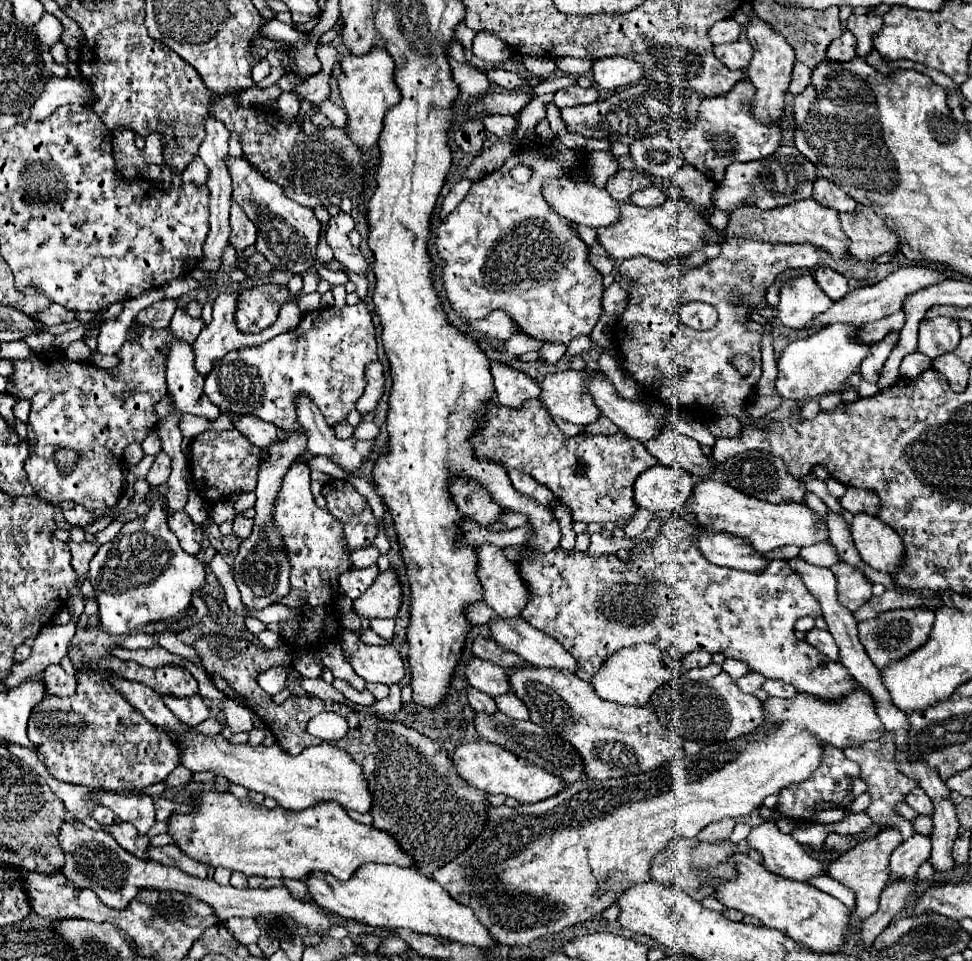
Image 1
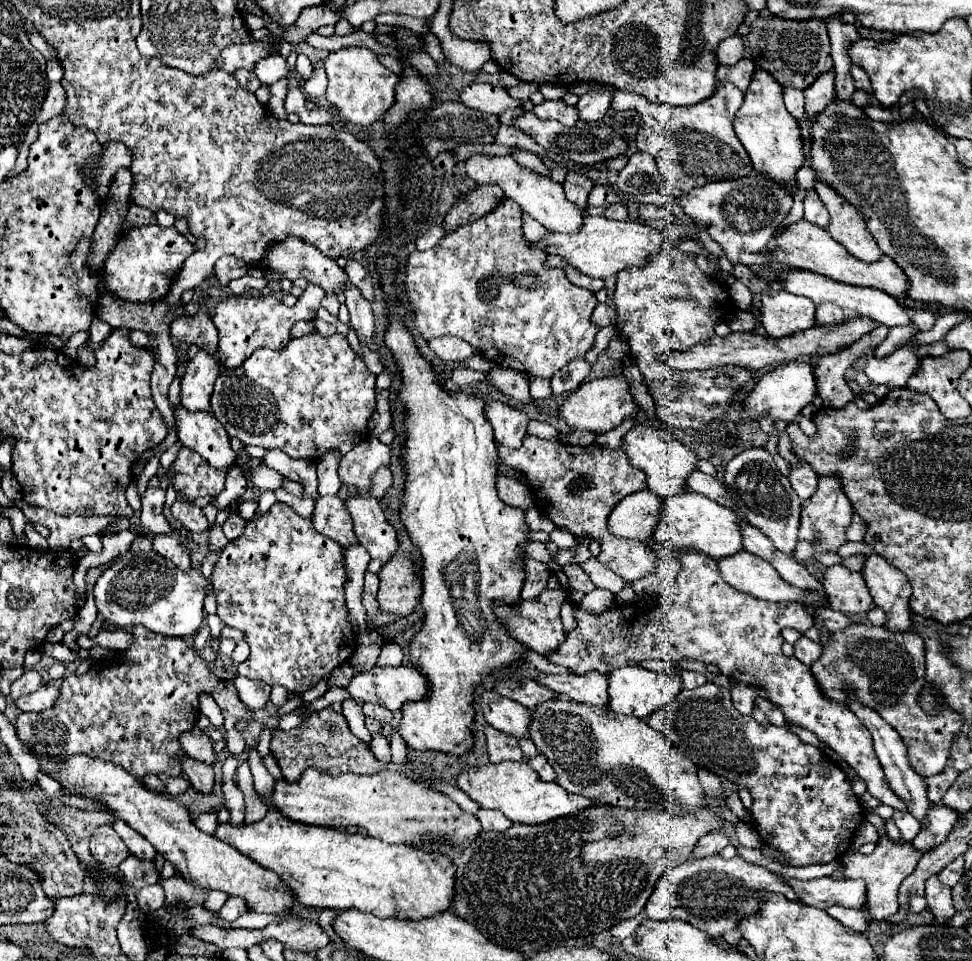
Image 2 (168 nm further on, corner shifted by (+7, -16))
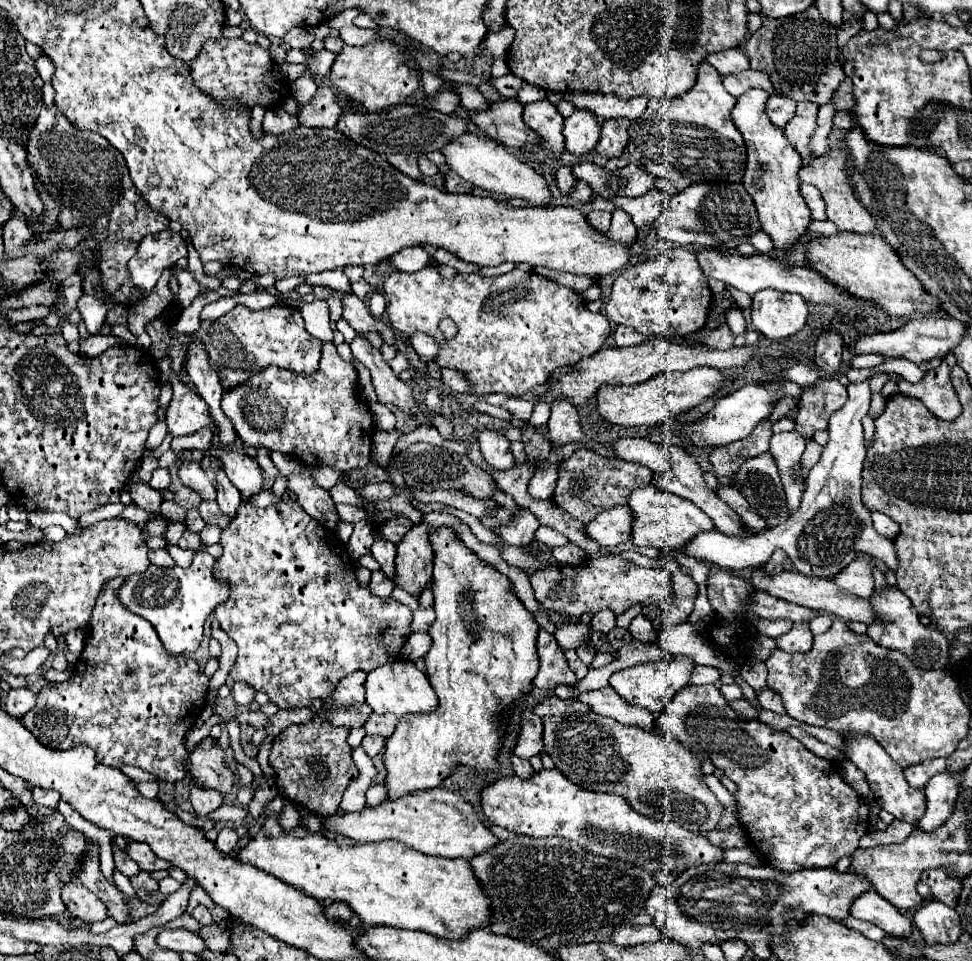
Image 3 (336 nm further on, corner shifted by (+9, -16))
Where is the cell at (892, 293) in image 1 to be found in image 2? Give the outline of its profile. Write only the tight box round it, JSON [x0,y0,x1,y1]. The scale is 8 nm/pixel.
[660,318,874,372]

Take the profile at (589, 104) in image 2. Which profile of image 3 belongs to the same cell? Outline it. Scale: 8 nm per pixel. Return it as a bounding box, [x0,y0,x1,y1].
[564,108,602,156]

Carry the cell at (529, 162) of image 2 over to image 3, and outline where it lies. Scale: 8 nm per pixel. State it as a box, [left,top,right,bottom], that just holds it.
[554,166,576,194]

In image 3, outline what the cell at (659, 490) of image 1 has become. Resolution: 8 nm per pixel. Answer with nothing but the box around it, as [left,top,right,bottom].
[586,504,634,546]

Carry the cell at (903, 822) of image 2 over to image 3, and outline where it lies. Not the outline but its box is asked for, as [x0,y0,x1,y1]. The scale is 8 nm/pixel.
[859,820,916,848]

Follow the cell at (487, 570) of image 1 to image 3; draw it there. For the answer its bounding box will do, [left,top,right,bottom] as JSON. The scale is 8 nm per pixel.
[534,630,578,690]

